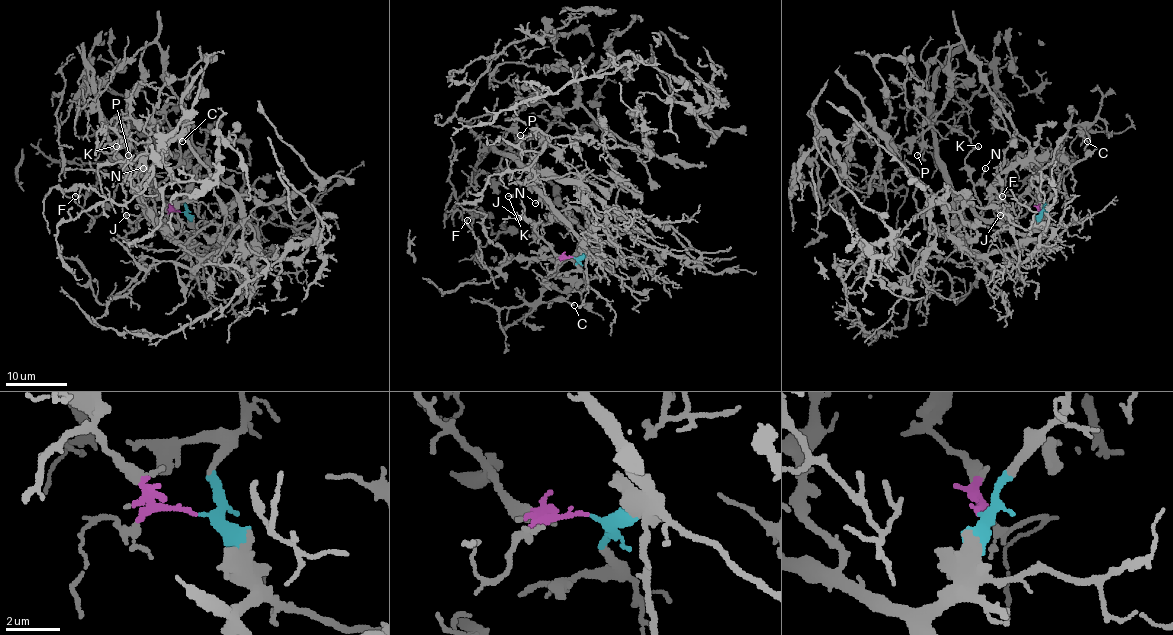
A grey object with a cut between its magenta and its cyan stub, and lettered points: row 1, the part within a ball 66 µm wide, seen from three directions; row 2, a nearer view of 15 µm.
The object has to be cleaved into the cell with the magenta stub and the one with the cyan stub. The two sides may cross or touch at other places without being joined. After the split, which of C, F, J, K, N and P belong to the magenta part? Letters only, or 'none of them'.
C, F, J, P

